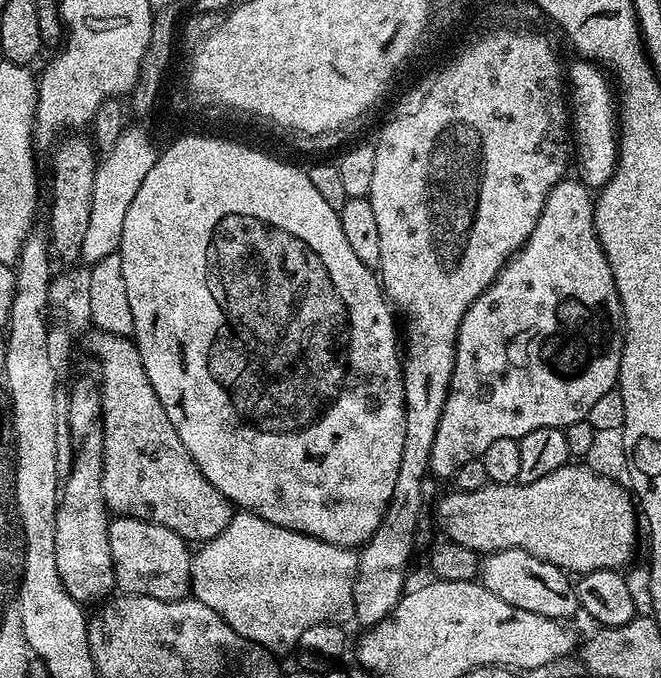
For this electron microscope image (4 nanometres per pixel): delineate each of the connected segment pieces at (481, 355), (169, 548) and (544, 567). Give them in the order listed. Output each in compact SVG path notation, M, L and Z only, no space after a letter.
M565 178L554 186L554 190L546 198L546 206L534 226L527 242L520 247L519 252L504 265L496 275L496 281L479 296L468 308L460 329L456 335L456 361L454 374L450 378L446 406L442 410L442 418L438 422L438 434L434 436L434 446L430 450L429 473L440 480L451 481L456 471L466 462L481 459L498 438L515 436L517 438L530 434L530 430L539 428L569 428L574 422L588 419L594 402L602 398L602 394L613 391L620 379L622 366L622 346L624 345L624 311L618 298L618 286L614 286L614 274L610 270L610 262L600 245L594 224L593 193L588 185L580 183L576 178Z
M133 516L109 519L108 530L115 587L121 593L159 600L182 600L189 595L193 558L189 541L183 540L166 526L151 524Z
M507 548L487 553L483 557L478 580L494 594L498 594L502 602L510 602L510 606L530 610L530 614L542 614L551 620L568 622L578 612L576 589L569 573L530 554L525 548Z

